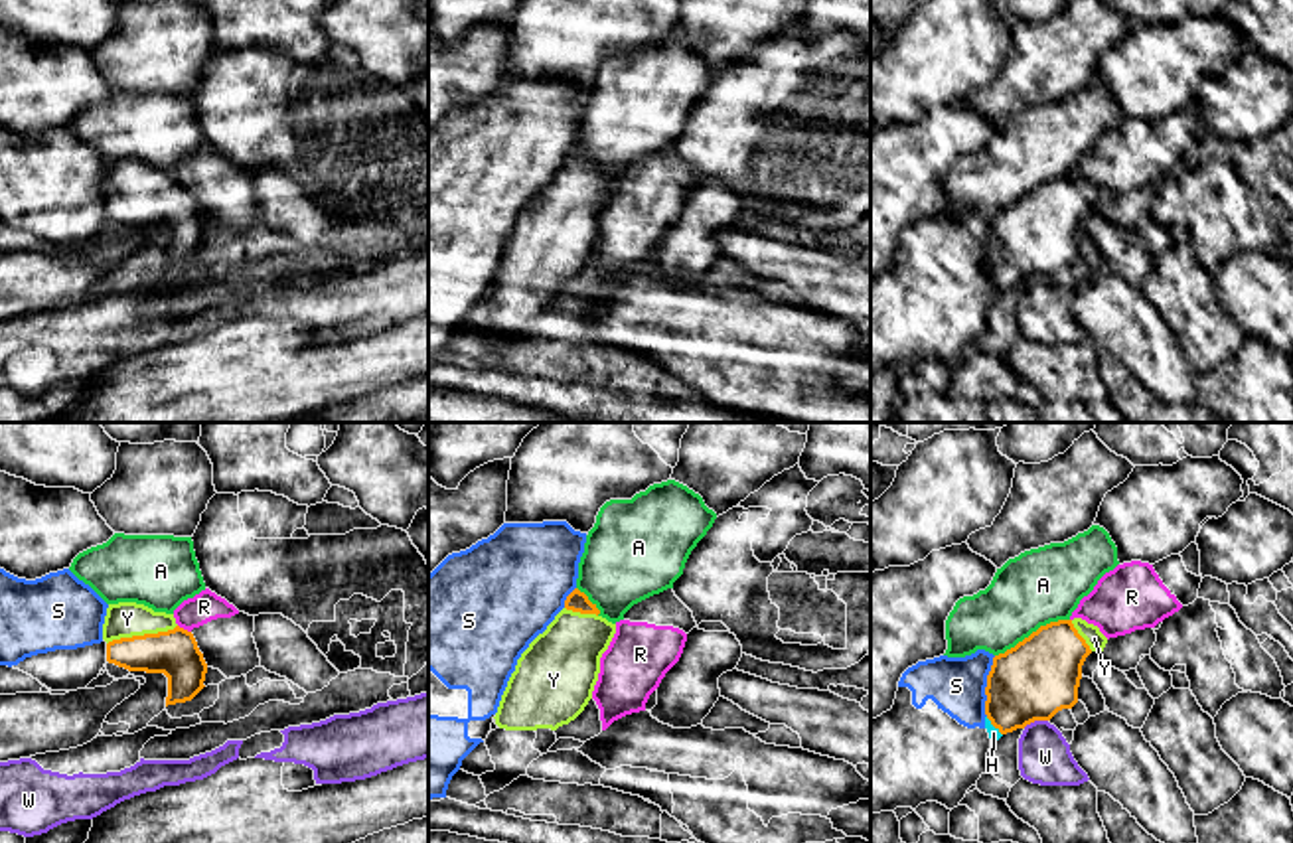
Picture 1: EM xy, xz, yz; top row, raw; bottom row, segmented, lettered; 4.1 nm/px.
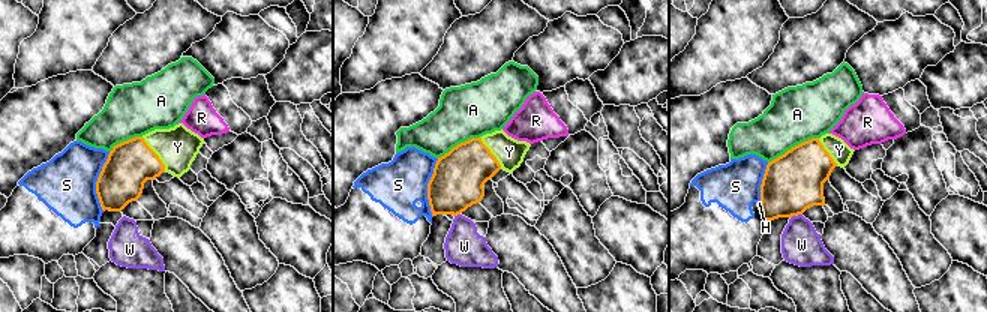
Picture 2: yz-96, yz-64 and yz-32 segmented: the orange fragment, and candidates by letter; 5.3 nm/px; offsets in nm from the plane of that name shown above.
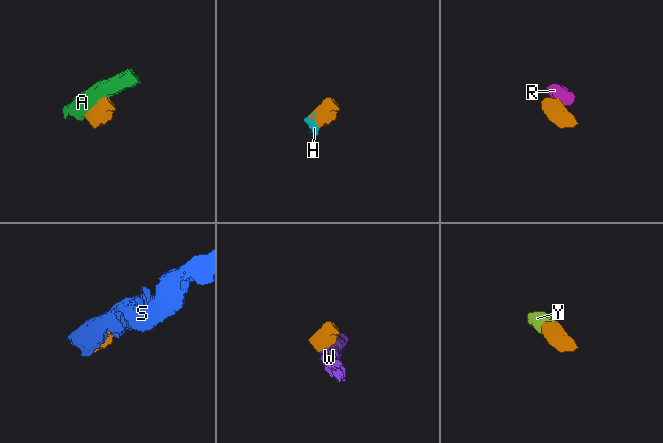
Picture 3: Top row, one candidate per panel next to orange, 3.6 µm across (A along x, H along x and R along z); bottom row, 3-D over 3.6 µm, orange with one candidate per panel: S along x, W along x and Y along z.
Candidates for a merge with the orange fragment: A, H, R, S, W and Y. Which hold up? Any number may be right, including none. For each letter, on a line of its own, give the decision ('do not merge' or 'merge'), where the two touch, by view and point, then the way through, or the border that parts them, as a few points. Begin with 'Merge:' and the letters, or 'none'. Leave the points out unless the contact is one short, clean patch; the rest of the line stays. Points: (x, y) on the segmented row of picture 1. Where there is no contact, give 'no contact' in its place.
Merge: H, Y
A: do not merge | yz (1033, 632)
H: merge | yz (993, 725) | across yz (1031, 682), (993, 725), (993, 733)
R: do not merge | xy (182, 628) | along xy (178, 624), (190, 632)
S: do not merge | yz (988, 686)
W: do not merge | yz (1035, 719) | along yz (1047, 719), (1035, 719), (1023, 727)
Y: merge | xy (141, 636) | across xy (174, 652), (141, 636), (127, 618)

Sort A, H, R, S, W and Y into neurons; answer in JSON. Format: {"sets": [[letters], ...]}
{"sets": [["A"], ["H", "Y"], ["R"], ["S"], ["W"]]}

